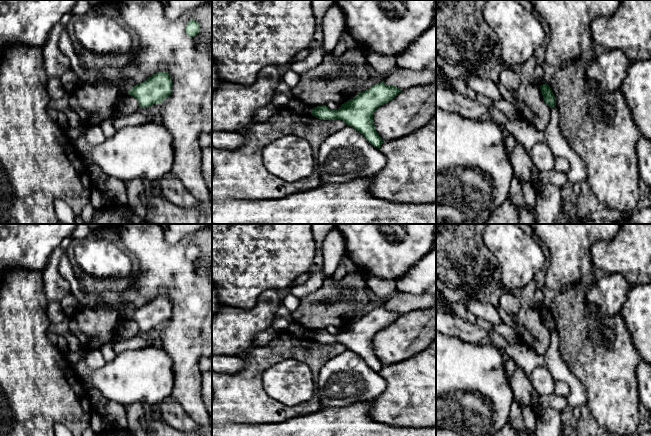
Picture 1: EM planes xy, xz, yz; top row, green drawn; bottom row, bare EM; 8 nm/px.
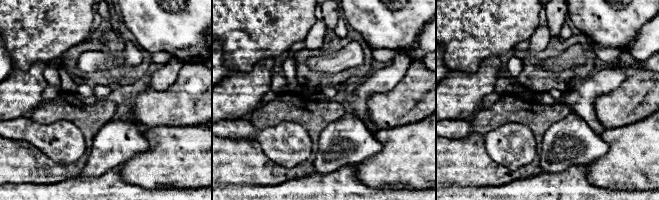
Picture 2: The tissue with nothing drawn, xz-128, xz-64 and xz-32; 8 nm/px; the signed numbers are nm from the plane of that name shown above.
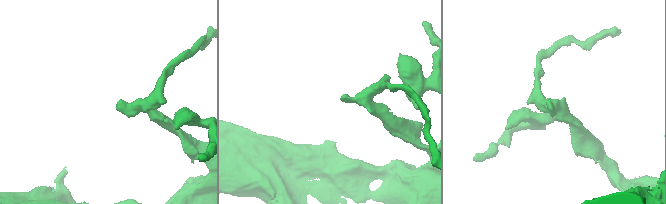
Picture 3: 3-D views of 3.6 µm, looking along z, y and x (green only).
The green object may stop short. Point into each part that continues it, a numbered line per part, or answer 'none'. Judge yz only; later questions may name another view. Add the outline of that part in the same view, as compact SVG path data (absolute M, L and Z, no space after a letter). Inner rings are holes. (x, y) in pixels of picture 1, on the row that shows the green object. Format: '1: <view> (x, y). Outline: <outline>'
none

